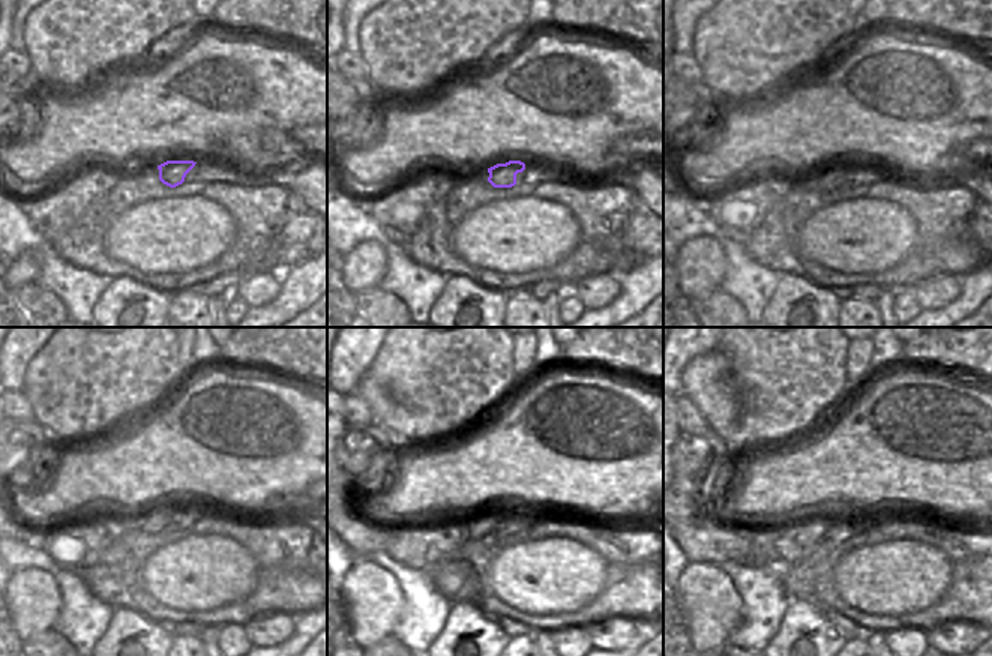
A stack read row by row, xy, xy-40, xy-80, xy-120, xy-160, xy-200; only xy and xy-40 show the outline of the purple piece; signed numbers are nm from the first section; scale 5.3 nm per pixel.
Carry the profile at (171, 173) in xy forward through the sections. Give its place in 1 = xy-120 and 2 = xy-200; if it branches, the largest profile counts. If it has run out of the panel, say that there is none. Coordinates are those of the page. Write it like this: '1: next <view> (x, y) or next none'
1: next xy-120 (152, 520)
2: next xy-200 (809, 532)

